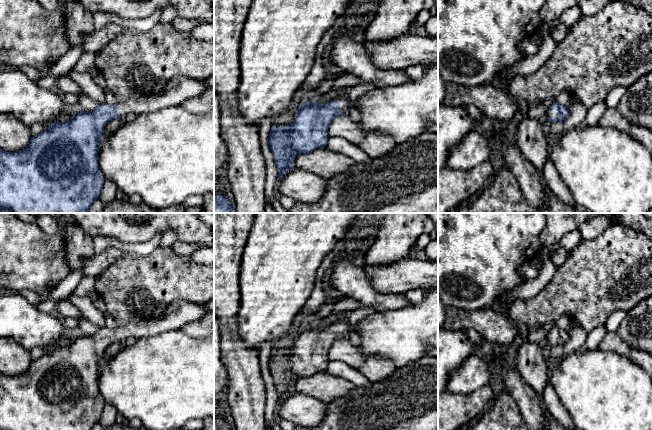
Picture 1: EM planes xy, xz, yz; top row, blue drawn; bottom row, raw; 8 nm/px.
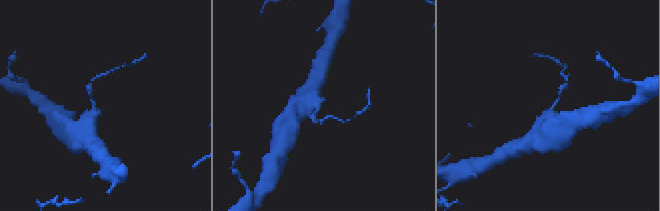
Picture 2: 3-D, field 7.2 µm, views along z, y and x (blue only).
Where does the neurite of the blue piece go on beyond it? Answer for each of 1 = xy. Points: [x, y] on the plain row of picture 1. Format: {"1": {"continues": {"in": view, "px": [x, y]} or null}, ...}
{"1": {"continues": {"in": "xy", "px": [178, 313]}}}

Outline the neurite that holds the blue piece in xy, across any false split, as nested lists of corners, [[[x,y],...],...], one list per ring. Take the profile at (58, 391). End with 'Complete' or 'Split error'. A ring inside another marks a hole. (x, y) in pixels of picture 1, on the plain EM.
[[[175,300],[157,318],[121,324],[116,329],[105,326],[90,336],[80,334],[68,345],[54,346],[32,361],[20,375],[10,376],[0,372],[0,430],[91,430],[99,422],[104,407],[98,389],[98,375],[105,349],[115,342],[127,344],[141,337],[182,329],[185,324],[201,319],[207,312],[204,304]]]. Split error

